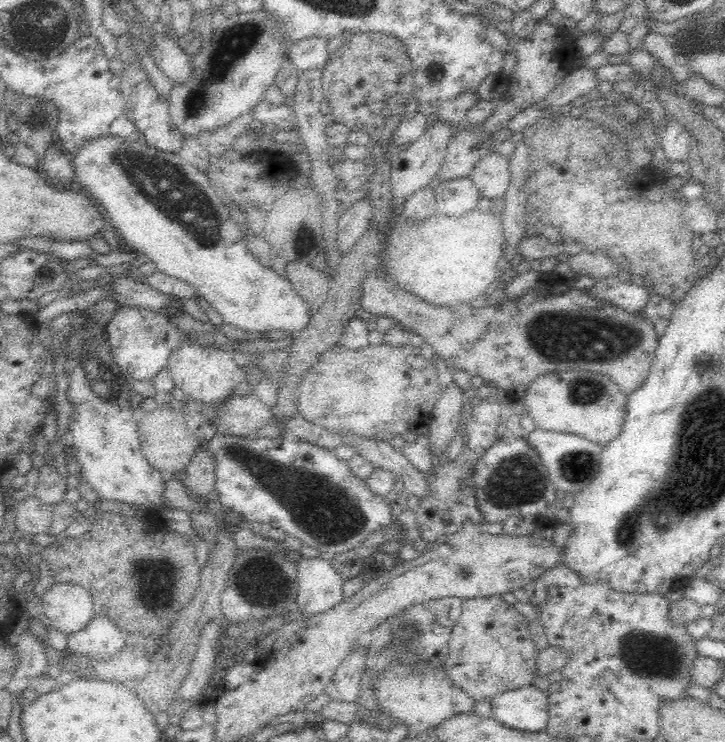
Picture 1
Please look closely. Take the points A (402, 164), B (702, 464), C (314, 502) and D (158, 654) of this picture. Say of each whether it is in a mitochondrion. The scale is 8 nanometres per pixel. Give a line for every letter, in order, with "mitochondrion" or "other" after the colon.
A: other
B: mitochondrion
C: mitochondrion
D: other

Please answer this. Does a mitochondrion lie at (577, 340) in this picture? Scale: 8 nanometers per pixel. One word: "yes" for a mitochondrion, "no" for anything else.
yes

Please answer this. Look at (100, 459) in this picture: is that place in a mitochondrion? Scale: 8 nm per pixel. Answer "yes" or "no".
no

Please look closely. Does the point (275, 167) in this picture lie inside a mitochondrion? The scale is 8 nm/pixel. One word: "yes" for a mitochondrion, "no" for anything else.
no

